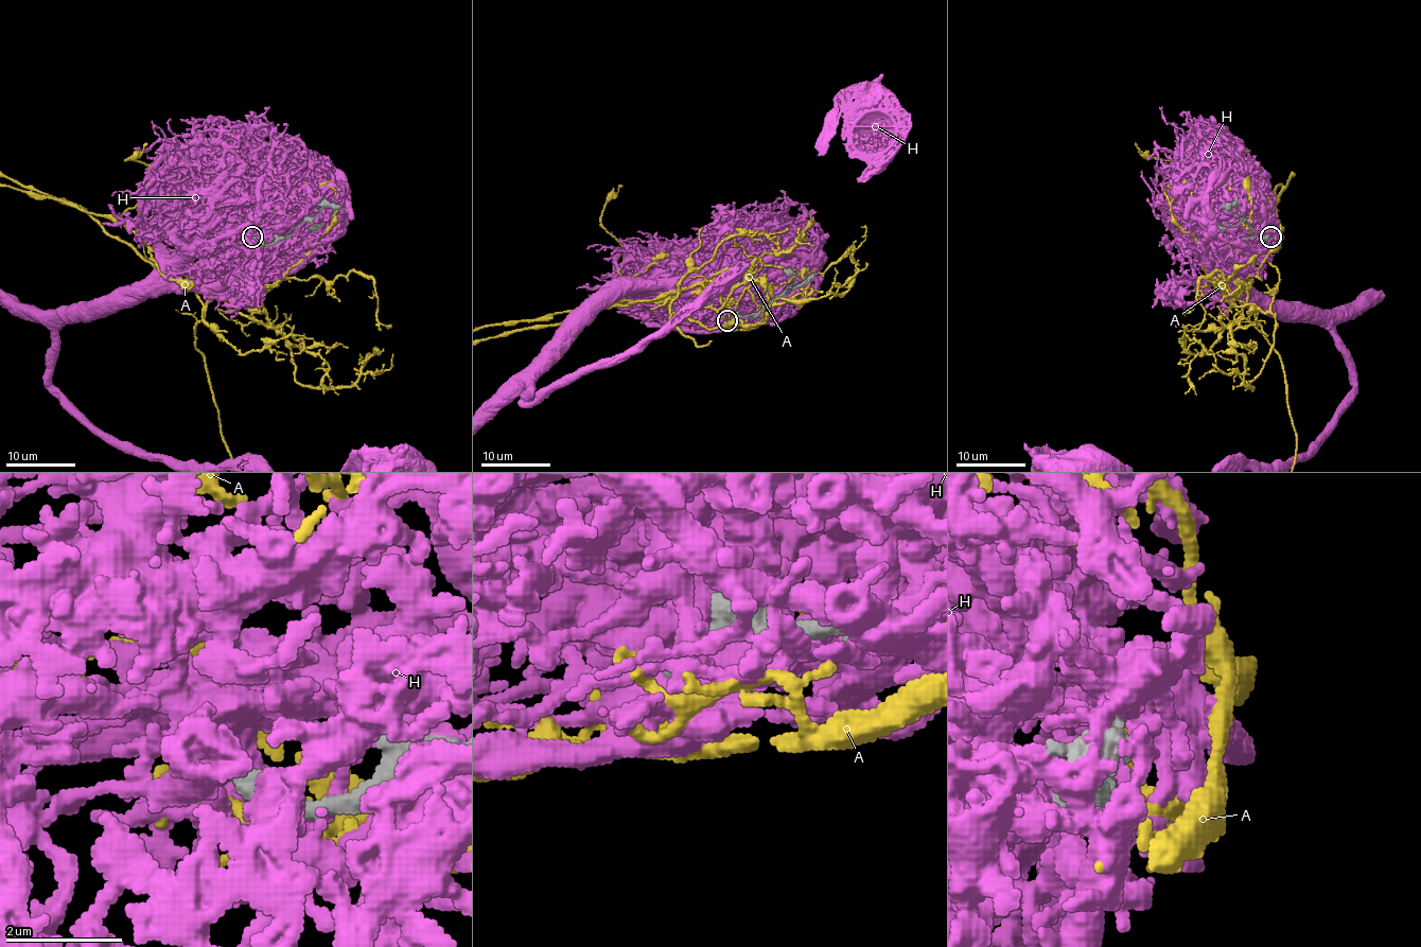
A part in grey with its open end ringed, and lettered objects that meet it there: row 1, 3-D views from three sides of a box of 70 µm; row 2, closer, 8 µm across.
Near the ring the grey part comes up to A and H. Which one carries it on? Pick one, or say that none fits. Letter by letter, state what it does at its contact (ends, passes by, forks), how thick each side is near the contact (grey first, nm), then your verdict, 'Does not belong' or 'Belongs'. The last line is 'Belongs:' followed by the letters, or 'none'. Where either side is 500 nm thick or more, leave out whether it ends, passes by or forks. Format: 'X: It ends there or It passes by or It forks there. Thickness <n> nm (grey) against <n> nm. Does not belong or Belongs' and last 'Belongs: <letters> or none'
A: It ends there. Thickness 200 nm (grey) against 140 nm. Does not belong
H: Thickness 220 nm (grey) against 600 nm. Does not belong
Belongs: none

